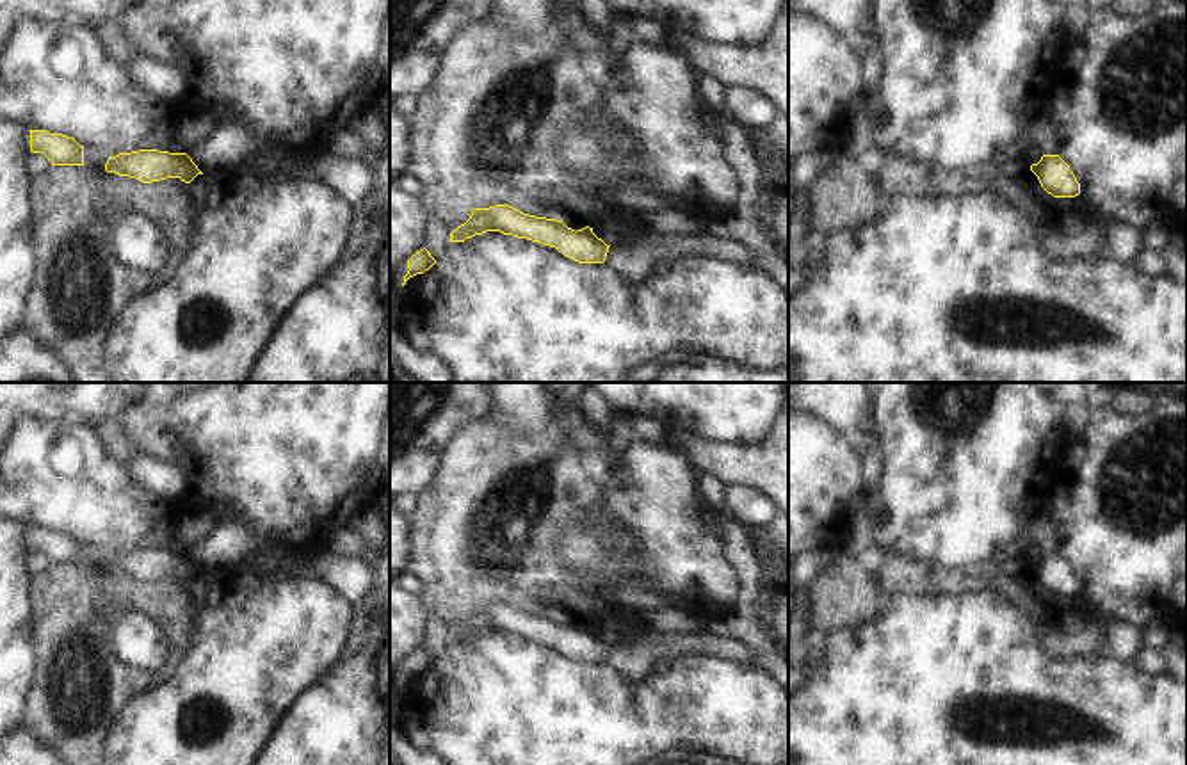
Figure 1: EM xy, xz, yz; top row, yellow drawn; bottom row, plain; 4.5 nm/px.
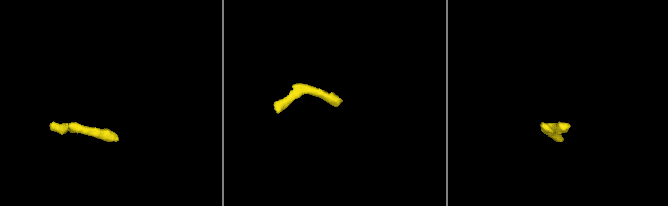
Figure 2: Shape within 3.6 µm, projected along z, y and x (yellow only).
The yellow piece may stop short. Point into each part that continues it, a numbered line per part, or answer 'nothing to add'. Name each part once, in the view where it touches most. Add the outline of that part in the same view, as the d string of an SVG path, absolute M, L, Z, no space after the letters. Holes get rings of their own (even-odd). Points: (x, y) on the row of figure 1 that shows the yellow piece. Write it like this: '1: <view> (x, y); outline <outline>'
nothing to add

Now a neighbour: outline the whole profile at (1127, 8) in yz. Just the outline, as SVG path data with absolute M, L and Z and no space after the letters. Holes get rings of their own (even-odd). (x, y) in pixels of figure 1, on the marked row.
M1114 0L1112 9L1123 16L1143 18L1153 14L1167 0Z

